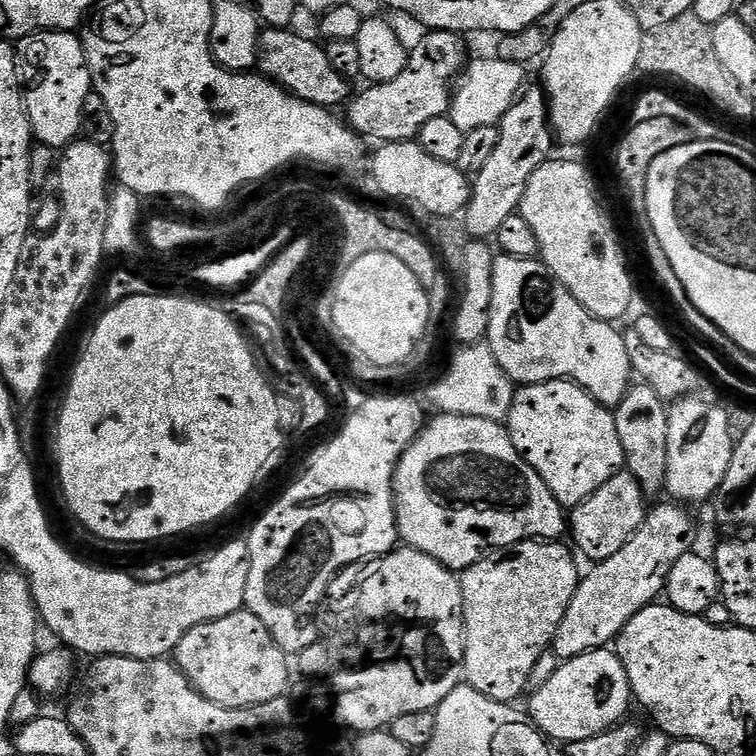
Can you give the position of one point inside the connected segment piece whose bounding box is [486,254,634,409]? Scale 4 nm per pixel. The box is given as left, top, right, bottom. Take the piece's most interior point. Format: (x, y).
(538, 331)

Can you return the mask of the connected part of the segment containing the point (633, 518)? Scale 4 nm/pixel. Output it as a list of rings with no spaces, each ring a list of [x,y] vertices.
[[[622,470],[606,482],[606,486],[598,486],[590,498],[586,498],[581,504],[576,505],[570,512],[570,536],[576,543],[575,551],[581,557],[599,562],[606,558],[614,558],[630,538],[642,526],[646,515],[646,497],[644,491],[638,486],[638,482],[627,470]]]

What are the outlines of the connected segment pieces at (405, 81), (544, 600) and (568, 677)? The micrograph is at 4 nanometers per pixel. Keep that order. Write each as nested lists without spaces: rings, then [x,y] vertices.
[[[425,31],[411,45],[408,61],[398,78],[365,87],[365,92],[357,96],[355,93],[349,99],[346,105],[348,127],[369,141],[403,144],[415,141],[421,126],[430,122],[430,118],[449,115],[454,95],[452,79],[461,75],[466,64],[464,44],[460,40],[463,39],[459,32]]]
[[[523,540],[508,548],[489,552],[474,562],[474,566],[459,573],[464,599],[463,679],[471,688],[478,690],[478,694],[486,694],[486,698],[494,698],[503,704],[512,704],[523,692],[529,691],[530,670],[534,670],[534,662],[538,662],[541,654],[549,651],[582,579],[582,572],[576,569],[577,557],[562,545],[546,540]]]
[[[596,648],[573,660],[563,661],[554,678],[550,678],[546,686],[535,689],[531,696],[532,701],[528,704],[529,710],[532,711],[531,723],[535,724],[549,741],[561,740],[565,745],[570,742],[582,742],[582,738],[594,738],[594,734],[602,734],[616,727],[627,717],[624,715],[628,712],[628,703],[631,705],[634,700],[626,670],[616,657],[615,651],[608,648]]]

